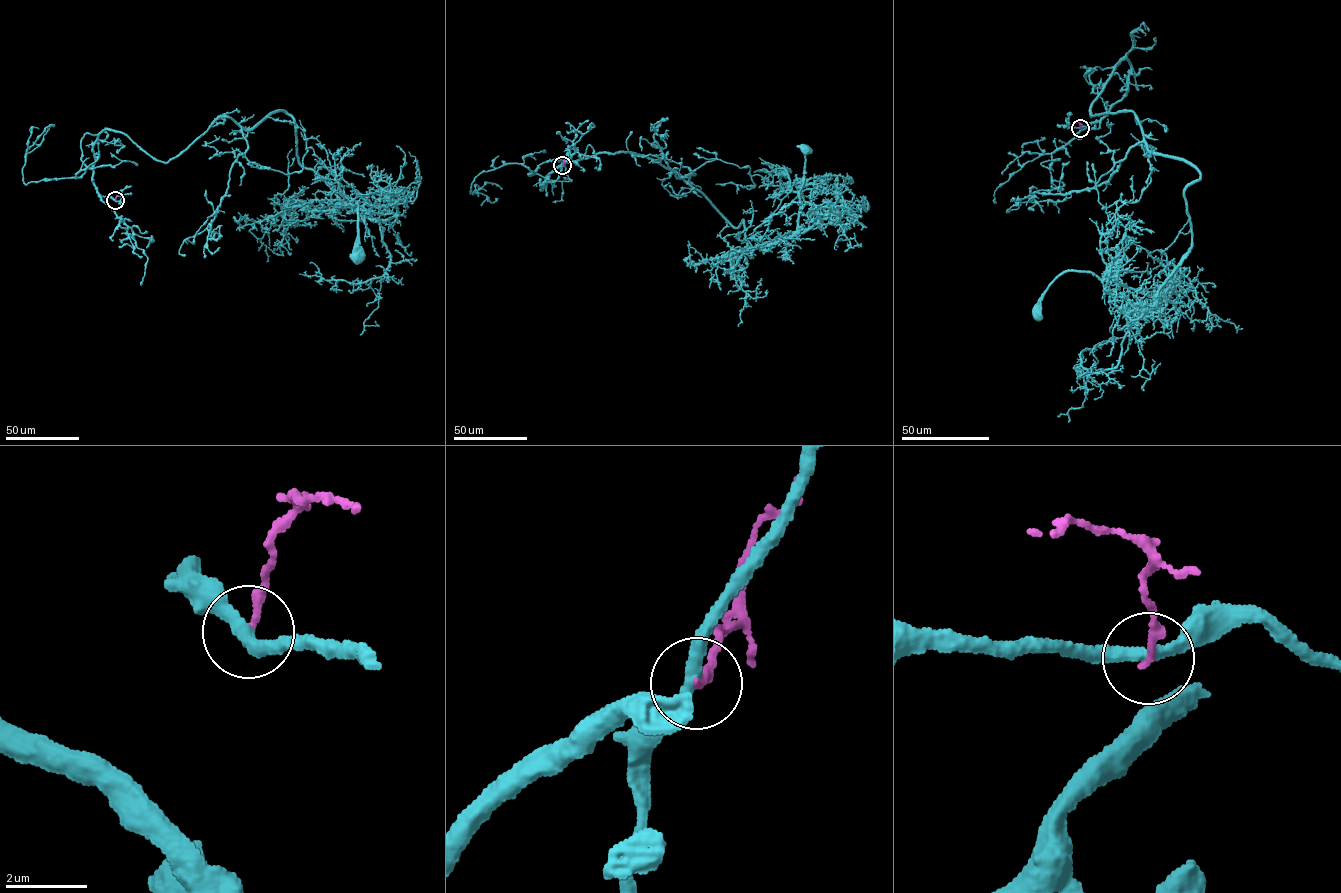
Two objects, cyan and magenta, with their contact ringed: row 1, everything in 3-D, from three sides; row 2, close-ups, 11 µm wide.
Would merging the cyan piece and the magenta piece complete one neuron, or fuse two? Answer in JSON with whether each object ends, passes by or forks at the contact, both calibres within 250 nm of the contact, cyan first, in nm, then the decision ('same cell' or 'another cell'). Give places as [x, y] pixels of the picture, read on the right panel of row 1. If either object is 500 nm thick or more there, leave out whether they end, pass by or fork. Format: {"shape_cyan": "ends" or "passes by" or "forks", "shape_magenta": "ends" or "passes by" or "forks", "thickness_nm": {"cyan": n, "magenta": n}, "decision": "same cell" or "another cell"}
{"shape_cyan": "passes by", "shape_magenta": "ends", "thickness_nm": {"cyan": 300, "magenta": 180}, "decision": "another cell"}

